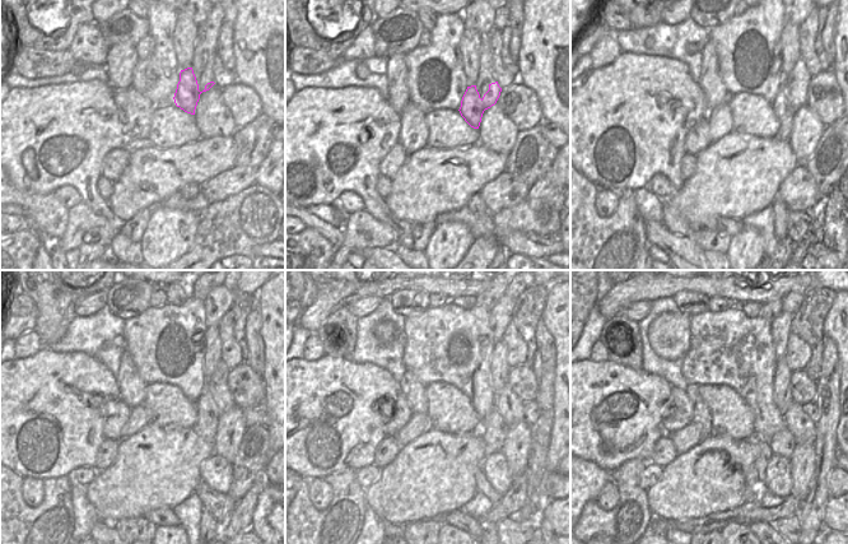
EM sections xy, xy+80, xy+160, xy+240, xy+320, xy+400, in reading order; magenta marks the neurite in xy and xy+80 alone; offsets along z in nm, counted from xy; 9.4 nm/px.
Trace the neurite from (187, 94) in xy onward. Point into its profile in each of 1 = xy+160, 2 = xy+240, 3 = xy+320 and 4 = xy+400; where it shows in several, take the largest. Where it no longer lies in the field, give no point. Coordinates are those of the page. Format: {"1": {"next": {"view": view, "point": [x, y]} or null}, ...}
{"1": {"next": {"view": "xy+160", "point": [779, 112]}}, "2": {"next": {"view": "xy+240", "point": [208, 412]}}, "3": {"next": {"view": "xy+320", "point": [493, 432]}}, "4": {"next": {"view": "xy+400", "point": [783, 442]}}}

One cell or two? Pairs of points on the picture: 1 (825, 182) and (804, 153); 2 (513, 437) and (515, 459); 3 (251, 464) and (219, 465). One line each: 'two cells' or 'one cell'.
1: two cells
2: one cell
3: two cells

